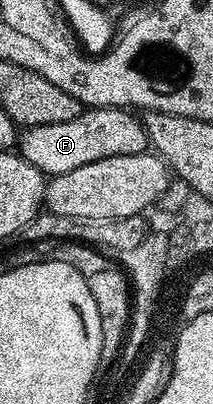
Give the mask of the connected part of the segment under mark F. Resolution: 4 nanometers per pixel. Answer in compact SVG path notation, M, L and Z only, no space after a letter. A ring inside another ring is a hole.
M89 108L71 118L71 122L26 128L19 136L19 154L49 178L67 174L67 170L79 170L79 166L99 162L99 158L139 154L150 147L149 136L144 123L133 116L136 115L124 108Z

